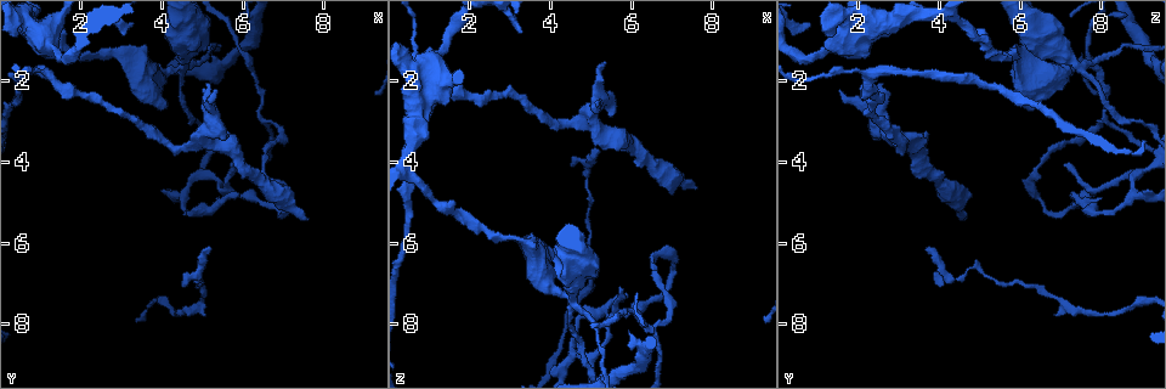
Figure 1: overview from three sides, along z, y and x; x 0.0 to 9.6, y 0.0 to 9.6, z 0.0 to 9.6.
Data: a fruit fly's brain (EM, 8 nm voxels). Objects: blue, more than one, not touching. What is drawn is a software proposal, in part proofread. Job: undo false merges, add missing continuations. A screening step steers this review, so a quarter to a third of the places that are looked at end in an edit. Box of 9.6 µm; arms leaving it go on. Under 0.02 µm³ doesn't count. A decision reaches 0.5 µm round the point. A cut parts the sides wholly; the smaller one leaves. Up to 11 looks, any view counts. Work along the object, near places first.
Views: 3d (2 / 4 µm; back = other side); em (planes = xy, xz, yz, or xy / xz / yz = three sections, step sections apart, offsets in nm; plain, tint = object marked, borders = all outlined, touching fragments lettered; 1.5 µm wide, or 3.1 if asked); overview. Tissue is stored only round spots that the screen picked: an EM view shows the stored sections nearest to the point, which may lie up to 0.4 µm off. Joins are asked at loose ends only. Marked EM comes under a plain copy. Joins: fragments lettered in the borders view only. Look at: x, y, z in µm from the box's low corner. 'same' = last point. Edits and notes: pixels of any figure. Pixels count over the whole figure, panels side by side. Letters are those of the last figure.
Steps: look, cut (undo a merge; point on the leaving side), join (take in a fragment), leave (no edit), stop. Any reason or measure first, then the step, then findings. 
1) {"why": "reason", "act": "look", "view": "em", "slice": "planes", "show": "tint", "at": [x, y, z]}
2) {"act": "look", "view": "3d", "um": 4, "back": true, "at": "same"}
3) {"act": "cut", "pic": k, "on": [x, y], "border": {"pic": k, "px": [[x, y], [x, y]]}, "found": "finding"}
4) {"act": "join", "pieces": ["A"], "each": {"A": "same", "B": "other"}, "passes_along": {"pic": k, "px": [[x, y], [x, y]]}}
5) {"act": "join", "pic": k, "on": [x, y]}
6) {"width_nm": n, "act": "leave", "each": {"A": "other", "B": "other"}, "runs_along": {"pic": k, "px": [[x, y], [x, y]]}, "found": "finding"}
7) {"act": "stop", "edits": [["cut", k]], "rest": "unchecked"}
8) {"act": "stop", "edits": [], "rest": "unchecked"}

{"why": "a fork", "act": "look", "view": "3d", "um": 2, "at": [6.65, 3.05, 8.10]}

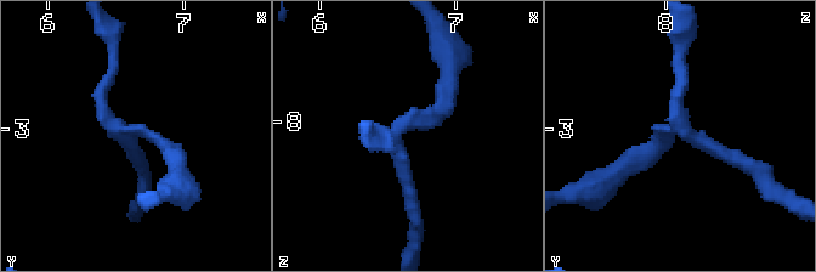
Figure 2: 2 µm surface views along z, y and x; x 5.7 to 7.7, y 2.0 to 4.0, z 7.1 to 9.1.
{"arms": 3, "why": "need the tissue", "act": "look", "view": "em", "slice": "xy", "step": 4, "show": "tint", "at": [6.62, 2.98, 8.06]}

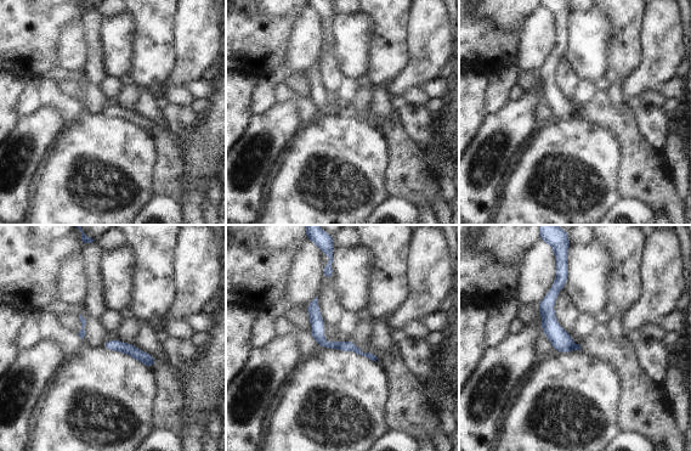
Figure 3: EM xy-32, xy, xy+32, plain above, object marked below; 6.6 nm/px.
{"why": "another direction", "act": "look", "view": "em", "slice": "planes", "show": "borders", "at": "same"}

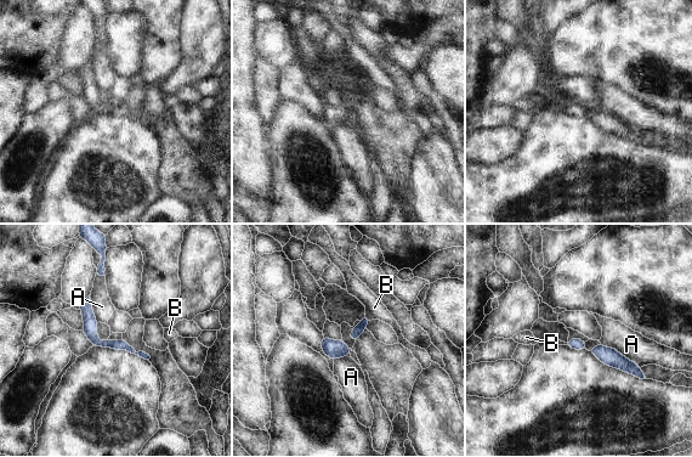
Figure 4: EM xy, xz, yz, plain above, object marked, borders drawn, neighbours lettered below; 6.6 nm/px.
{"width_nm": 70, "act": "cut", "pic": 4, "on": [120, 344], "each": {"A": "other", "B": "other"}, "border": {"pic": 4, "px": [[111, 340], [108, 347]]}, "found": "two neurons meet here"}

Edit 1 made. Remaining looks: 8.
{"why": "sudden change in width", "act": "look", "view": "3d", "um": 4, "at": [4.50, 1.60, 7.35]}

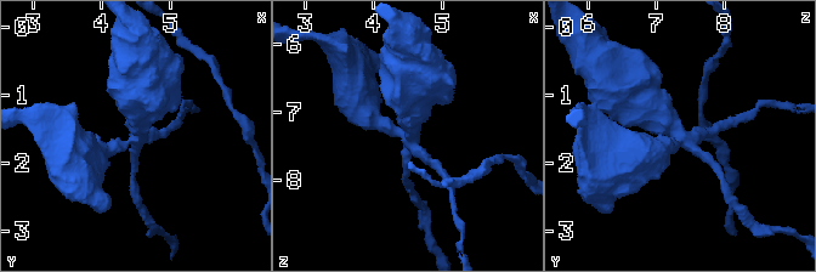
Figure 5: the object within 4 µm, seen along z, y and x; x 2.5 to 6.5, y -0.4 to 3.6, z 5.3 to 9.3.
{"arms": 4, "why": "need the tissue", "act": "look", "view": "em", "slice": "planes", "show": "borders", "at": [4.50, 1.60, 7.35]}

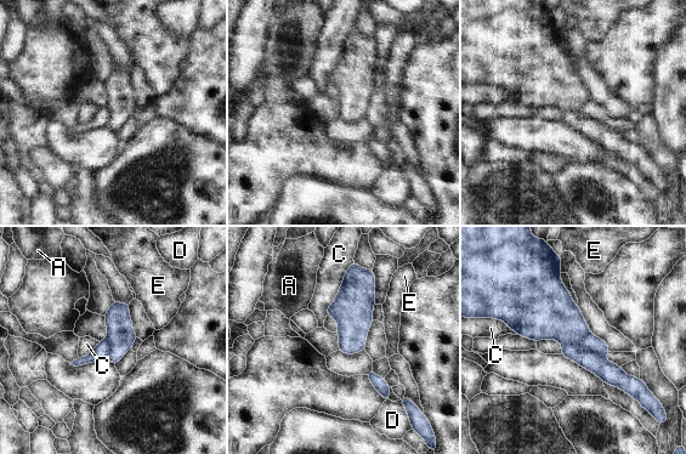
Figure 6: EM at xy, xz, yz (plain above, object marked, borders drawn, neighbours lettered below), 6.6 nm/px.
{"longest_contact_nm": ["C", 400], "act": "leave", "each": {"A": "other", "C": "other", "D": "other", "E": "other"}, "border": {"pic": 6, "px": [[353, 261], [326, 315]]}, "found": "one neuron here"}

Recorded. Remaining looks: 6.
{"why": "calibre changes", "act": "look", "view": "em", "slice": "planes", "show": "borders", "at": [4.20, 7.65, 8.70]}

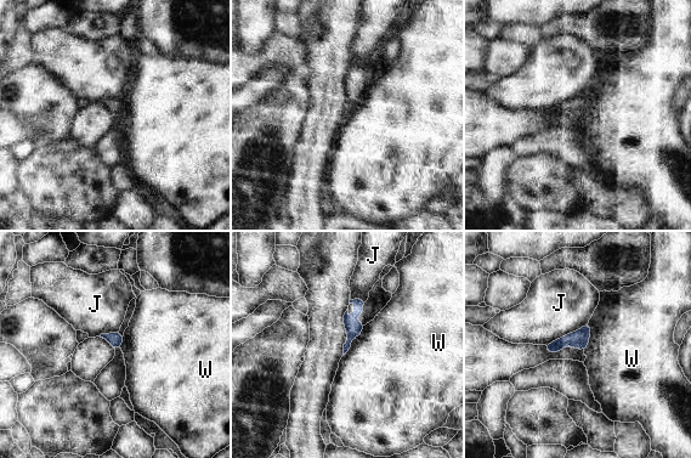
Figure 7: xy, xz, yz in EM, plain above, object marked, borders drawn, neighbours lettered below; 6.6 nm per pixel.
{"act": "leave", "each": {"J": "other", "W": "other"}, "border": {"pic": 7, "px": [[364, 326], [344, 355]]}, "found": "one neuron here"}

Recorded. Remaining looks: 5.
{"act": "stop", "edits": [["cut", 4]], "rest": "unchecked"}

